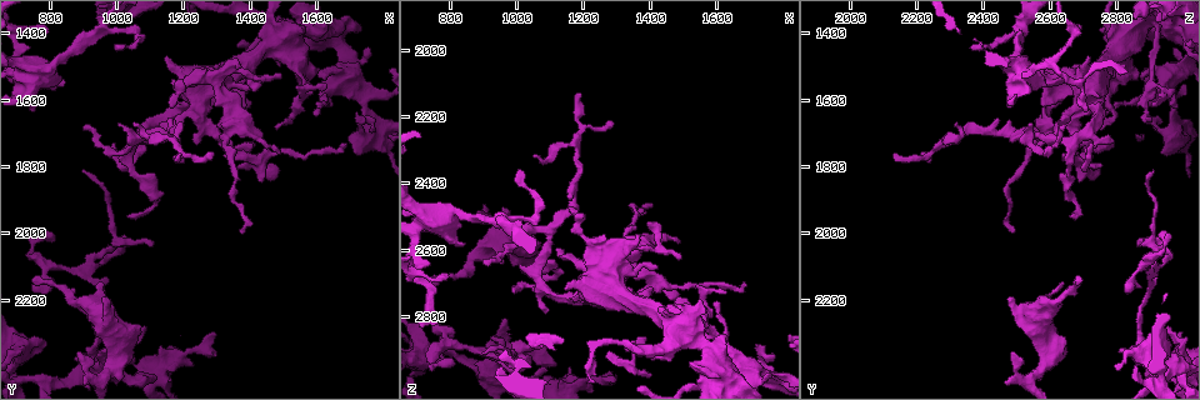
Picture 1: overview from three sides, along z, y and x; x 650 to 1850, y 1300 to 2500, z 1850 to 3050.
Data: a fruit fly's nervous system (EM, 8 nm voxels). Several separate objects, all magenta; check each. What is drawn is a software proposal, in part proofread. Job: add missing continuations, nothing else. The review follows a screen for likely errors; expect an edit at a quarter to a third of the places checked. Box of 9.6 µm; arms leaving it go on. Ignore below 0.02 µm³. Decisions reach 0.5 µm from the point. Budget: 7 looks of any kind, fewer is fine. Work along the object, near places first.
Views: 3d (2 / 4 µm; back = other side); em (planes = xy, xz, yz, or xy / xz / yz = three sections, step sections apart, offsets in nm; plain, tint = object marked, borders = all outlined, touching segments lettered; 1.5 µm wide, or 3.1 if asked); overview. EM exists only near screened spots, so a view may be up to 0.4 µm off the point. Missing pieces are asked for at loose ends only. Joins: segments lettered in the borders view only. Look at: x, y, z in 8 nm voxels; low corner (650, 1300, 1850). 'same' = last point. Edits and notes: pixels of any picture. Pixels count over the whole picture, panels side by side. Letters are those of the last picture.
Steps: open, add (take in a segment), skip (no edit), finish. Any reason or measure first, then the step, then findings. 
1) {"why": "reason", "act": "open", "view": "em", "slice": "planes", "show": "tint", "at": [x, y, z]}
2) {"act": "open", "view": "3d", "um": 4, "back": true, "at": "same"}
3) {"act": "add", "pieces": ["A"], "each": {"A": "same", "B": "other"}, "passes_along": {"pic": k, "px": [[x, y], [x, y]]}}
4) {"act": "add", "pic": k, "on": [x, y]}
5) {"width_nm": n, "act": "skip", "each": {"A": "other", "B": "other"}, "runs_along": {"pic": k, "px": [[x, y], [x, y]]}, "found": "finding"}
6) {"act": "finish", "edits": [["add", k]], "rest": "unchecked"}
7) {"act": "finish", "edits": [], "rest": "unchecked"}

{"act": "open", "view": "3d", "um": 2, "at": [1190, 1760, 2140]}

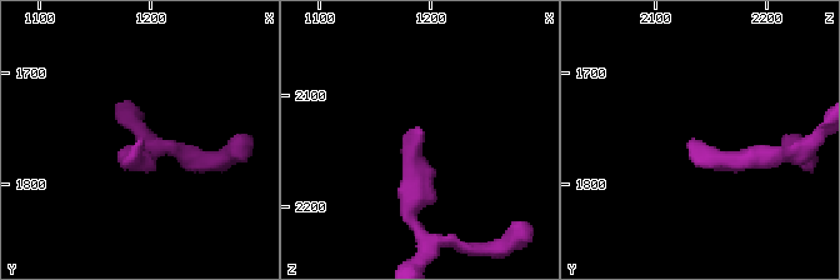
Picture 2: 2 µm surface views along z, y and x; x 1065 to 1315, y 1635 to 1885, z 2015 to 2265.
{"act": "open", "view": "em", "slice": "xy", "step": 4, "show": "borders", "at": [1192, 1760, 2136]}

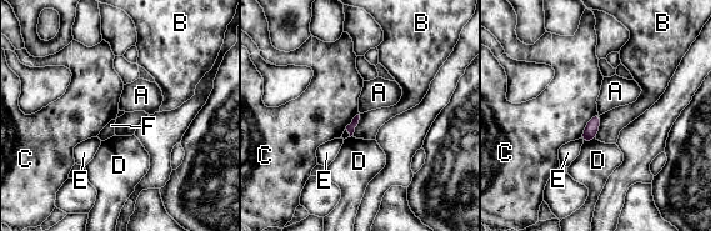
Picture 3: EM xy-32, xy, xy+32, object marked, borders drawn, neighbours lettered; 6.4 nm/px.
{"why": "another direction", "act": "open", "view": "em", "slice": "planes", "show": "borders", "at": "same"}

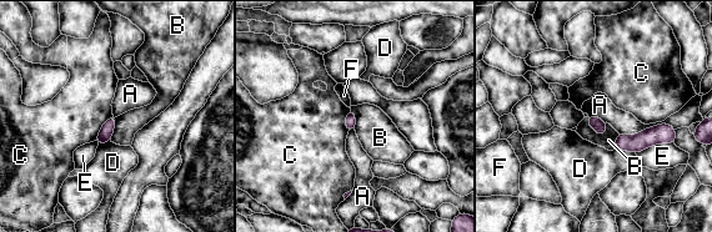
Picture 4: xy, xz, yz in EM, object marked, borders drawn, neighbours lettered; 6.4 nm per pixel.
{"act": "skip", "each": {"A": "other", "B": "other", "C": "other", "D": "other", "E": "other", "F": "other"}, "border": {"pic": 4, "px": [[676, 129], [657, 124], [618, 134]]}, "found": "none of them fits"}

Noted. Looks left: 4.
{"why": "tapers out", "act": "open", "view": "3d", "um": 4, "at": [1630, 1550, 2720]}

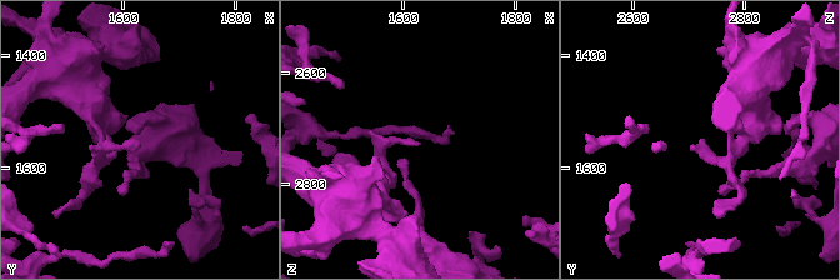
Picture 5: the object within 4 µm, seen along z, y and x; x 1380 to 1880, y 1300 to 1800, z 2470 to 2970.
{"act": "open", "view": "em", "slice": "xz", "step": 4, "show": "tint", "at": [1625, 1555, 2730]}

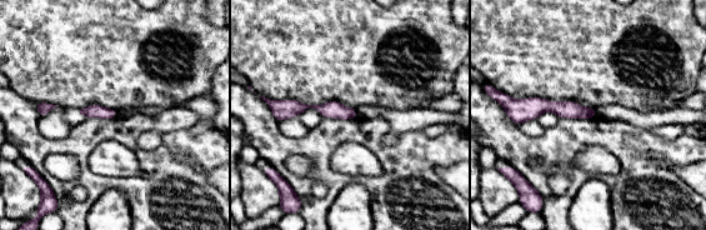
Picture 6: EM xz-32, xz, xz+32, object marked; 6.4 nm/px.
{"act": "open", "view": "em", "slice": "planes", "show": "borders", "at": "same"}

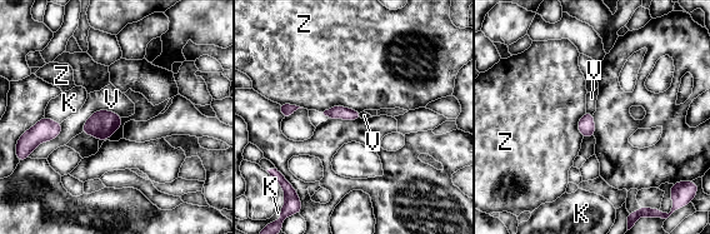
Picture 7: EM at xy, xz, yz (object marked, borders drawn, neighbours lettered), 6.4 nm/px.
{"act": "skip", "each": {"K": "other", "V": "other", "Z": "other"}, "border": {"pic": 7, "px": [[121, 116], [96, 110], [80, 132]]}, "found": "no lettered segment goes on from it"}

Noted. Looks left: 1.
{"why": "free end", "act": "open", "view": "em", "slice": "xz", "step": 8, "show": "borders", "at": [810, 2030, 2950]}

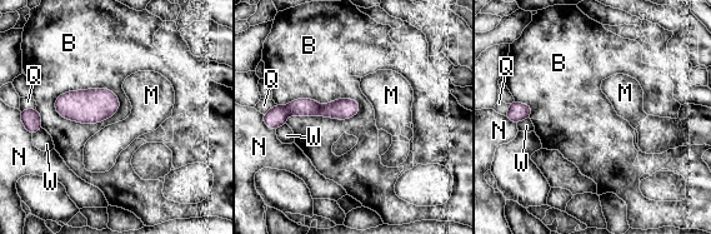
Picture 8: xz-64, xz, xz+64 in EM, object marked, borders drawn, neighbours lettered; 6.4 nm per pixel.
{"width_nm": 130, "act": "skip", "each": {"B": "other", "M": "other", "N": "other", "Q": "other", "W": "other"}, "border": {"pic": 8, "px": [[276, 103], [354, 99], [361, 106]]}, "found": "none of them fits"}

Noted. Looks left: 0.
{"act": "finish", "edits": [], "rest": "unchecked"}

